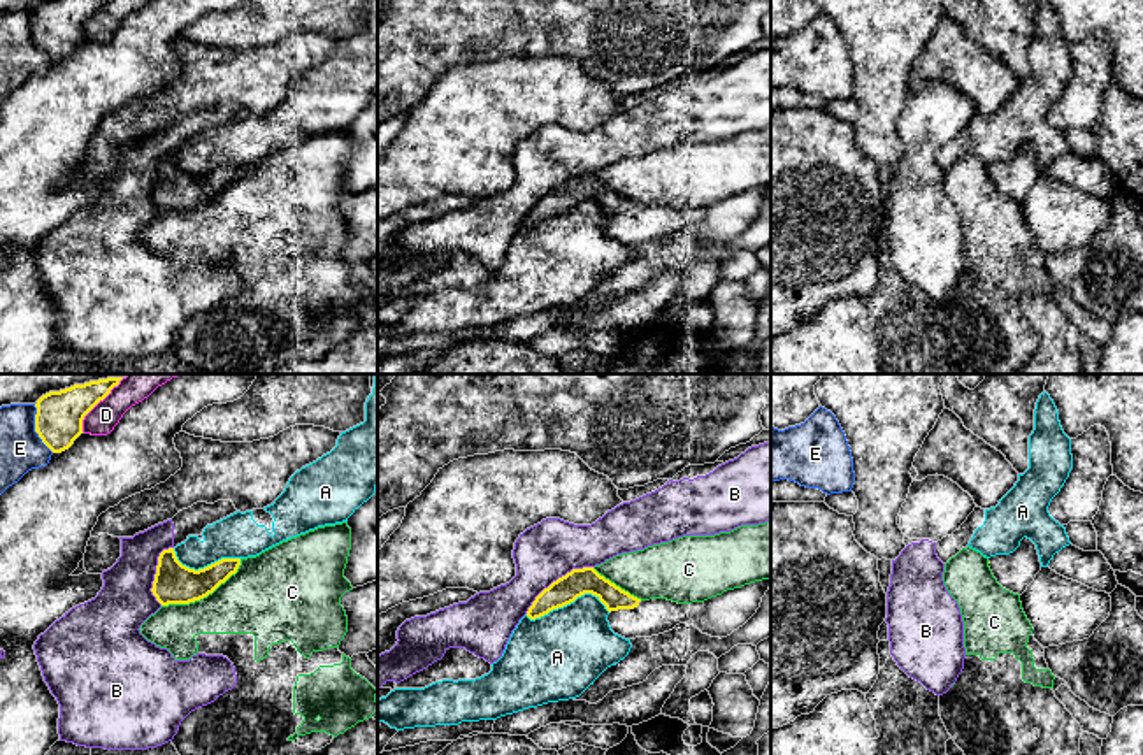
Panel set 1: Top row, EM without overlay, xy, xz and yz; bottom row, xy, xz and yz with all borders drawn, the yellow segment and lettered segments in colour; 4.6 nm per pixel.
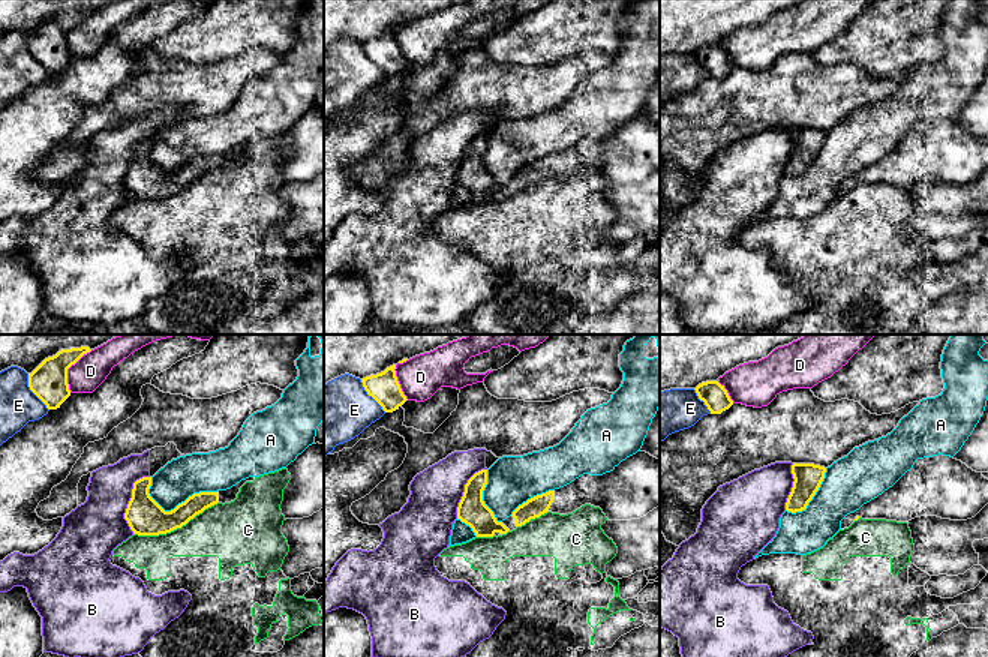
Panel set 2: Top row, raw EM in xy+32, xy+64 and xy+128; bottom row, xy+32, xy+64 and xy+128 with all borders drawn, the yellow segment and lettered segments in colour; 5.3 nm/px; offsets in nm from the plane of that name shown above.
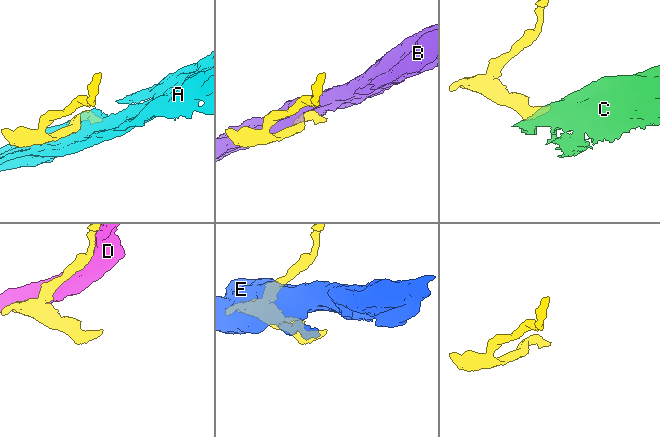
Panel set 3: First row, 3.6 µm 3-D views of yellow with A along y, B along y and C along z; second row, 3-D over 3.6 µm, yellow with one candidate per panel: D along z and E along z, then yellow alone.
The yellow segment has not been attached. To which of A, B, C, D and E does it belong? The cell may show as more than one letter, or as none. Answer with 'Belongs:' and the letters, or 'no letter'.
Belongs: no letter

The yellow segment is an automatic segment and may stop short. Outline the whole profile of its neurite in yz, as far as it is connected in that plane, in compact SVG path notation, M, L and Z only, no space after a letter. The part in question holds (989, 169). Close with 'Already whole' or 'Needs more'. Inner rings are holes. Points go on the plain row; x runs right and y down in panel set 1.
M1024 144L1013 160L990 163L988 174L1003 195L1022 202L1041 177L1041 169L1036 151Z. Needs more

